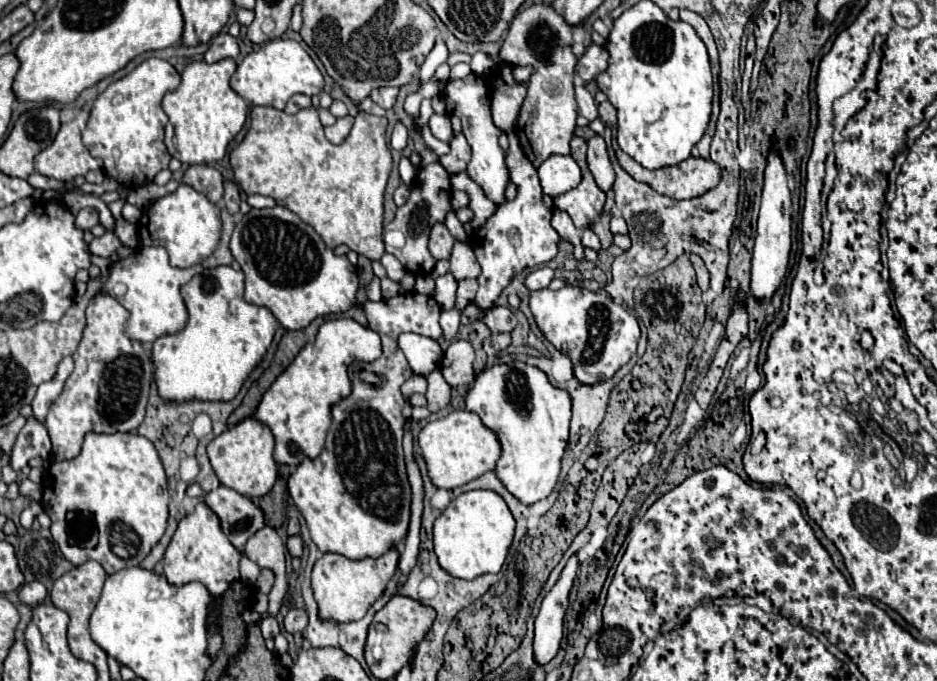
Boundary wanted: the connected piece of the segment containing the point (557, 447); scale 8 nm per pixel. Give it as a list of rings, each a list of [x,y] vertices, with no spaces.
[[[520,361],[482,371],[468,391],[466,409],[478,413],[502,445],[502,457],[494,473],[524,505],[548,497],[560,477],[560,459],[568,443],[570,405],[570,395],[564,389],[554,387],[540,369]]]

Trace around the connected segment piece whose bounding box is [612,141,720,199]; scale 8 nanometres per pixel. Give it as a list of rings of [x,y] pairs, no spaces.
[[[612,141],[612,147],[614,147],[616,157],[618,157],[618,163],[622,165],[622,169],[626,173],[630,173],[636,181],[642,181],[642,183],[650,185],[660,195],[666,195],[666,197],[672,197],[672,199],[692,199],[692,197],[698,197],[700,193],[706,193],[706,191],[714,189],[718,185],[718,181],[720,181],[720,167],[714,161],[710,161],[710,159],[688,157],[686,161],[682,161],[678,165],[650,171],[650,169],[644,169],[640,163],[636,163],[630,155],[622,153],[622,149],[620,149],[617,141]]]

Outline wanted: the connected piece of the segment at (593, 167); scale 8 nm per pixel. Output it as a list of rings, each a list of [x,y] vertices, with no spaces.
[[[594,135],[588,141],[588,167],[594,175],[596,185],[604,193],[608,193],[614,185],[614,169],[612,169],[612,163],[608,159],[608,153],[606,153],[606,143],[600,135]]]

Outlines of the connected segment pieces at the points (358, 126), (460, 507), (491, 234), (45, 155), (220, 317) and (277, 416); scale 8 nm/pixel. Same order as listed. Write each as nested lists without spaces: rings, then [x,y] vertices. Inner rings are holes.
[[[252,107],[250,111],[250,129],[242,143],[230,153],[230,165],[236,177],[236,183],[248,193],[260,193],[274,197],[278,205],[288,207],[304,223],[312,225],[322,241],[334,249],[338,245],[348,245],[358,255],[376,261],[384,255],[382,241],[382,219],[384,219],[384,189],[392,169],[392,155],[386,149],[386,117],[376,117],[360,111],[356,115],[354,127],[348,139],[342,145],[332,145],[324,137],[318,111],[314,107],[302,109],[296,115],[288,115],[274,107]]]
[[[468,491],[458,495],[434,521],[434,553],[440,567],[458,579],[498,573],[514,537],[514,517],[504,499],[494,491]]]
[[[508,133],[508,141],[510,141],[510,149],[508,149],[506,165],[510,167],[512,183],[518,185],[518,195],[514,201],[506,201],[498,205],[498,209],[486,221],[486,225],[478,229],[474,241],[474,253],[482,267],[482,273],[478,275],[480,287],[474,297],[474,305],[482,311],[494,305],[500,291],[512,281],[512,277],[518,271],[552,261],[558,253],[558,241],[560,241],[560,235],[550,225],[552,201],[548,195],[542,193],[534,165],[530,165],[530,161],[524,157],[518,145],[518,137],[514,133]]]
[[[80,112],[74,121],[62,123],[54,143],[34,157],[38,173],[62,181],[74,181],[74,177],[85,176],[101,167],[100,161],[92,157],[82,143],[81,134],[88,118],[89,114]]]
[[[214,267],[196,275],[182,287],[182,297],[188,307],[190,319],[188,325],[174,335],[164,335],[152,345],[152,365],[154,365],[154,381],[158,387],[158,395],[164,401],[232,401],[242,389],[244,381],[252,373],[252,369],[266,355],[274,331],[276,317],[258,305],[250,305],[242,297],[244,293],[244,273],[234,267]]]
[[[352,319],[326,321],[316,339],[310,341],[288,369],[274,381],[274,385],[264,393],[254,417],[266,425],[274,439],[274,459],[278,465],[298,467],[306,457],[314,459],[324,449],[324,439],[332,423],[332,405],[350,395],[352,383],[348,377],[348,367],[352,361],[374,361],[382,355],[382,345],[378,333]]]

